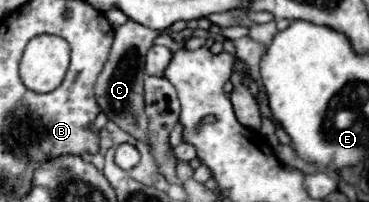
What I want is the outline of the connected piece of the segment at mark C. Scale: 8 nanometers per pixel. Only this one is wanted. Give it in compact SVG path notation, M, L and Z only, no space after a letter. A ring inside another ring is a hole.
M128 20L124 26L116 28L110 58L94 84L96 104L108 120L116 122L116 126L144 144L148 144L148 116L144 116L144 60L156 36L156 30L150 30L134 20Z

